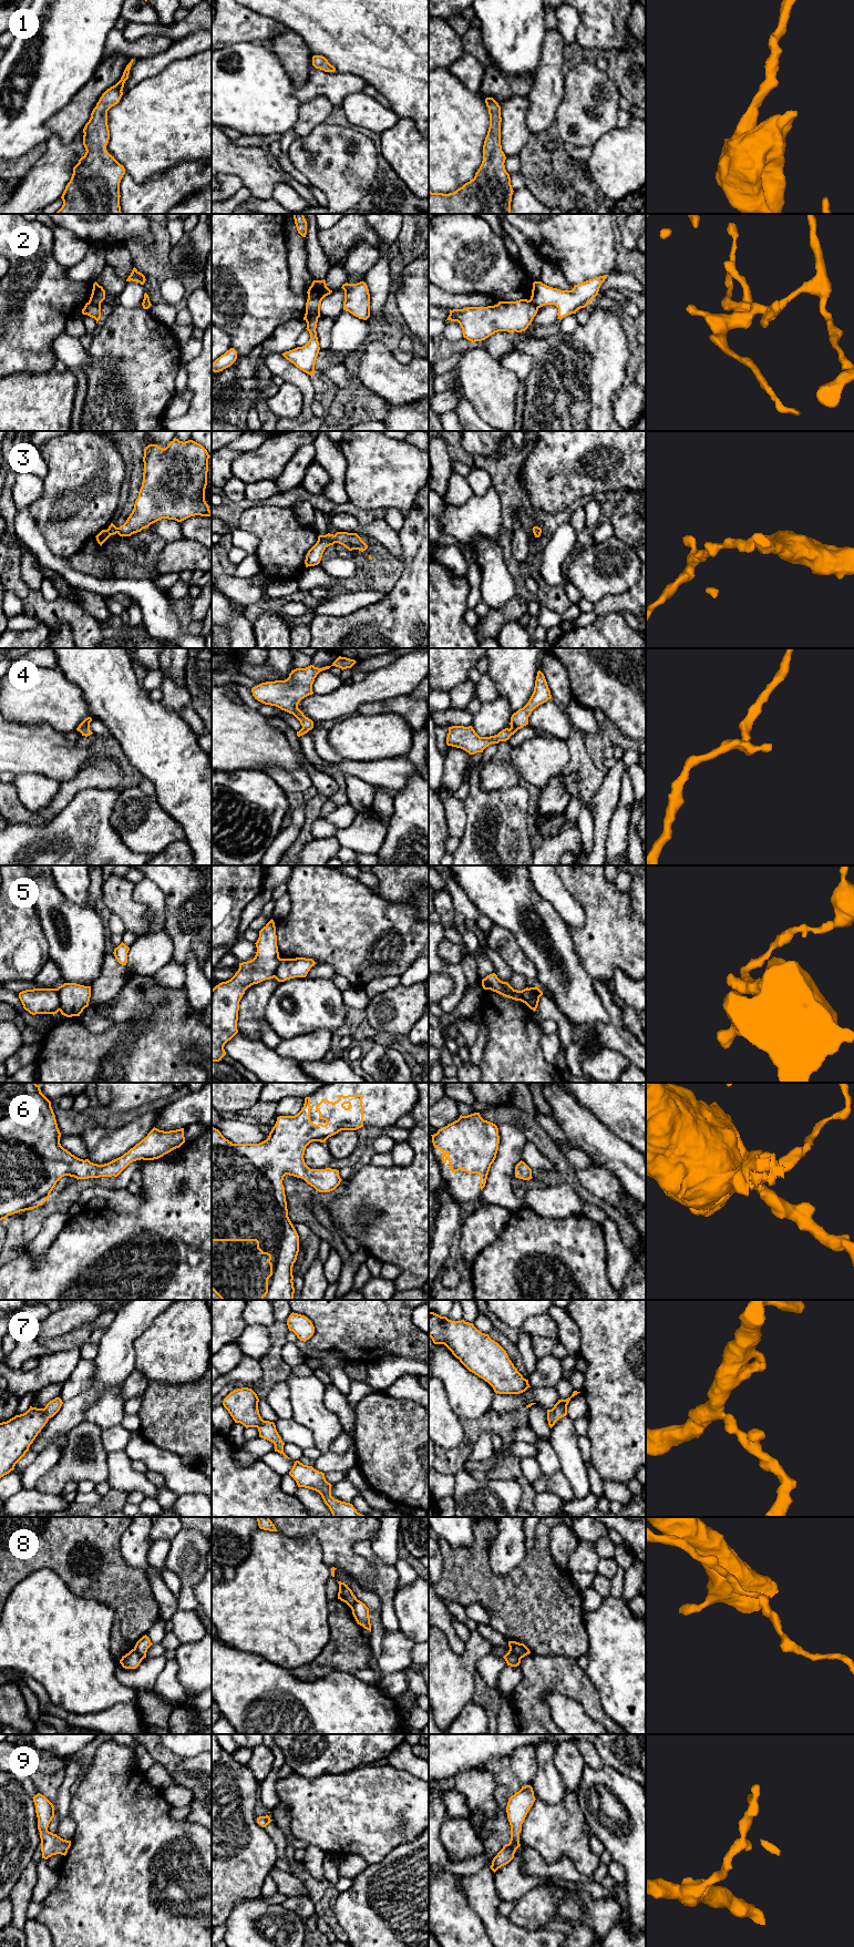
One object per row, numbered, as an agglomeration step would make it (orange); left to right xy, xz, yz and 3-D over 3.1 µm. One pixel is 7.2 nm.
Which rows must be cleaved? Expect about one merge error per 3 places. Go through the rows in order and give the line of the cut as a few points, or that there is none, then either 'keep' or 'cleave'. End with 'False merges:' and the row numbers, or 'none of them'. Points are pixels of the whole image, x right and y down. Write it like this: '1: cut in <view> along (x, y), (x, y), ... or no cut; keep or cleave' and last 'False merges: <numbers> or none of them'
1: no cut; keep
2: cut in xy along (89, 300), (100, 304); cleave
3: no cut; keep
4: no cut; keep
5: cut in xy along (57, 989), (60, 1010); cleave
6: no cut; keep
7: no cut; keep
8: cut in yz along (510, 1649), (521, 1658); cleave
9: no cut; keep
False merges: 2, 5, 8

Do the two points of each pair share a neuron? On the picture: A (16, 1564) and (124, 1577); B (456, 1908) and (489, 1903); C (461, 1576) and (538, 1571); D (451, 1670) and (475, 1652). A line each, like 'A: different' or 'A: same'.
A: same
B: different
C: same
D: same

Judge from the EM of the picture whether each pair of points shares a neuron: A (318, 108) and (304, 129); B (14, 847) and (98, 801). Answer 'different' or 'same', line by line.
A: same
B: same

